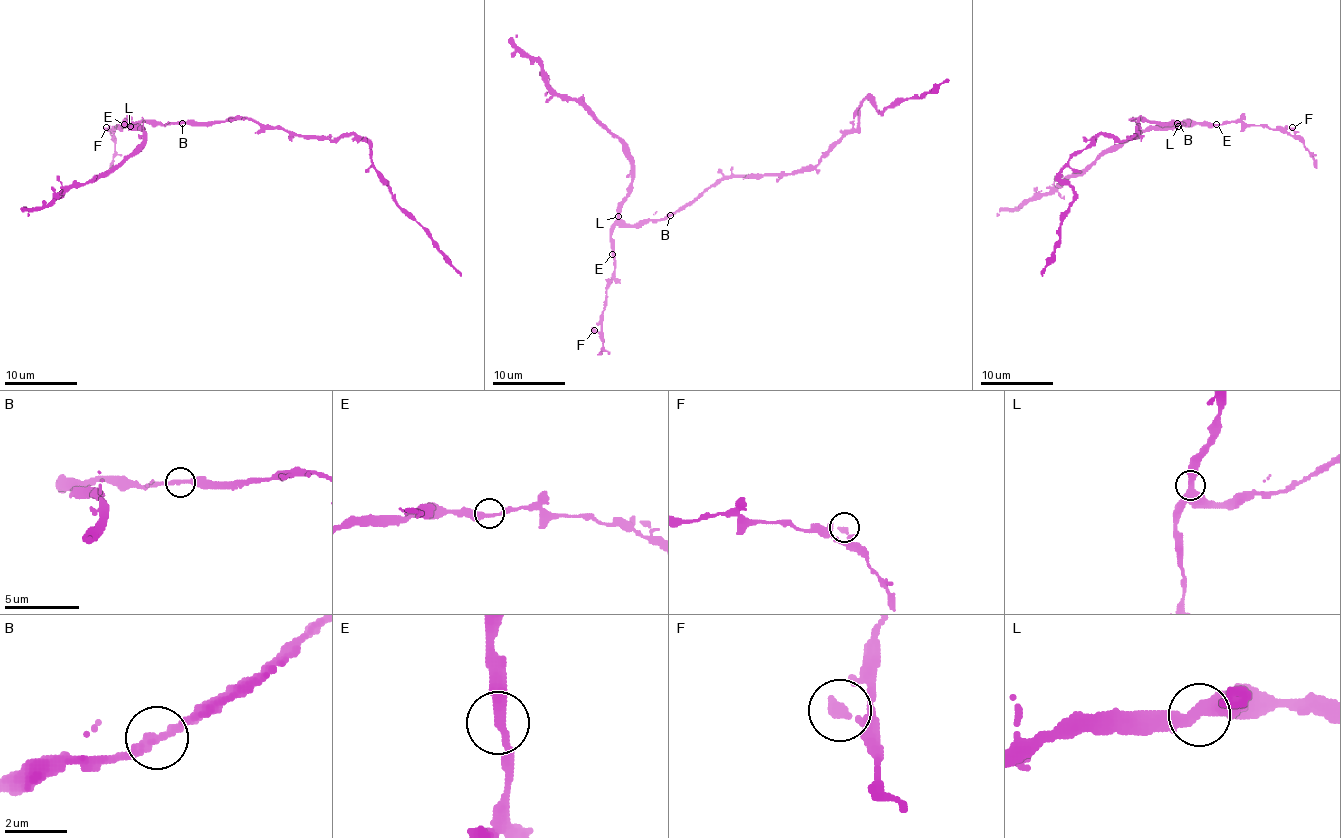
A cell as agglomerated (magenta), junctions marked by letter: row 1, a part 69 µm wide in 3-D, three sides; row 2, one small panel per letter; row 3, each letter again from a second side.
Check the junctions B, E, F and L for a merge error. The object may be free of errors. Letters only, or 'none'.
none

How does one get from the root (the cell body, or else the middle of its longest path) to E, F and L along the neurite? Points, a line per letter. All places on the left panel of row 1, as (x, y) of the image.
E: (218, 120), (124, 124)
F: (218, 120), (171, 124), (124, 122), (122, 124), (126, 124), (121, 124), (113, 135), (106, 127)
L: (218, 120), (171, 124), (137, 122), (130, 126)

